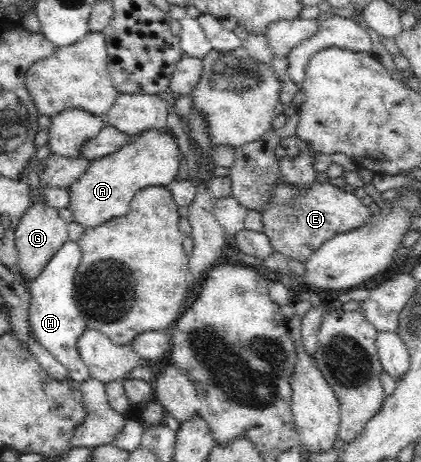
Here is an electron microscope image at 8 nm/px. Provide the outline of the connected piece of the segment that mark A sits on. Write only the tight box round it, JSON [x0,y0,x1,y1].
[67,129,182,229]

